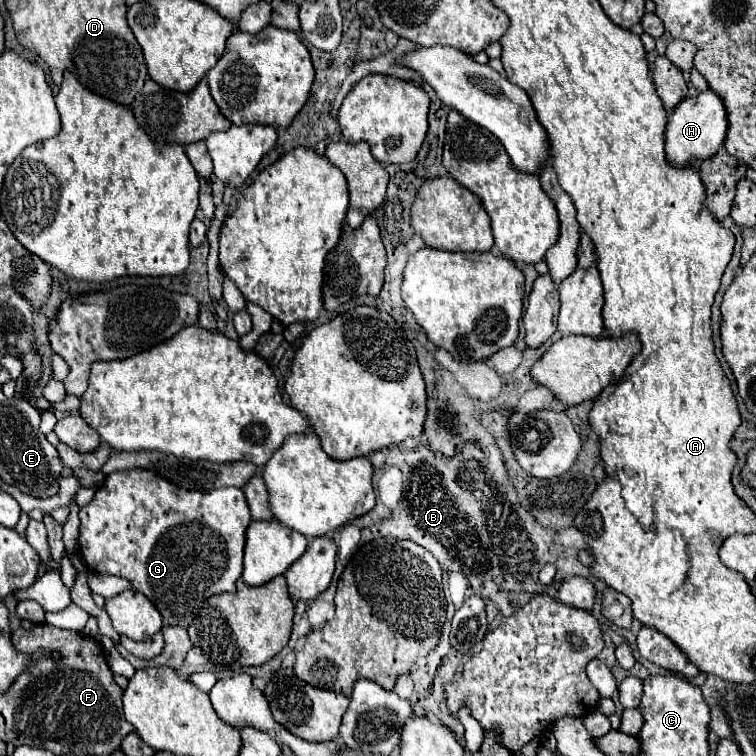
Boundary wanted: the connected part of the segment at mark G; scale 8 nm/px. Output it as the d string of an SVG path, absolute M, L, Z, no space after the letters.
M128 469L128 471L114 471L112 475L106 477L104 485L96 491L94 499L80 507L80 537L78 537L78 553L80 557L86 561L90 571L96 573L108 573L108 575L118 575L124 577L128 581L132 581L134 589L144 593L154 607L160 611L162 619L166 625L180 625L180 627L188 627L194 621L194 609L192 609L192 601L204 601L210 595L216 593L236 593L236 581L242 575L242 555L244 555L244 545L246 545L246 529L252 521L250 517L250 509L246 505L246 497L242 493L242 489L234 489L234 487L222 487L222 489L212 489L212 491L190 491L190 489L182 489L174 483L170 483L168 479L164 479L158 473L152 473L150 469Z

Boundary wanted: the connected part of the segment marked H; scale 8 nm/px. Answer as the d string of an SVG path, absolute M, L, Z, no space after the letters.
M708 89L704 93L688 97L680 101L672 109L672 113L668 113L668 123L666 123L666 133L664 133L666 161L668 165L676 169L696 167L698 163L714 157L724 137L726 137L726 109L722 109L718 95Z

